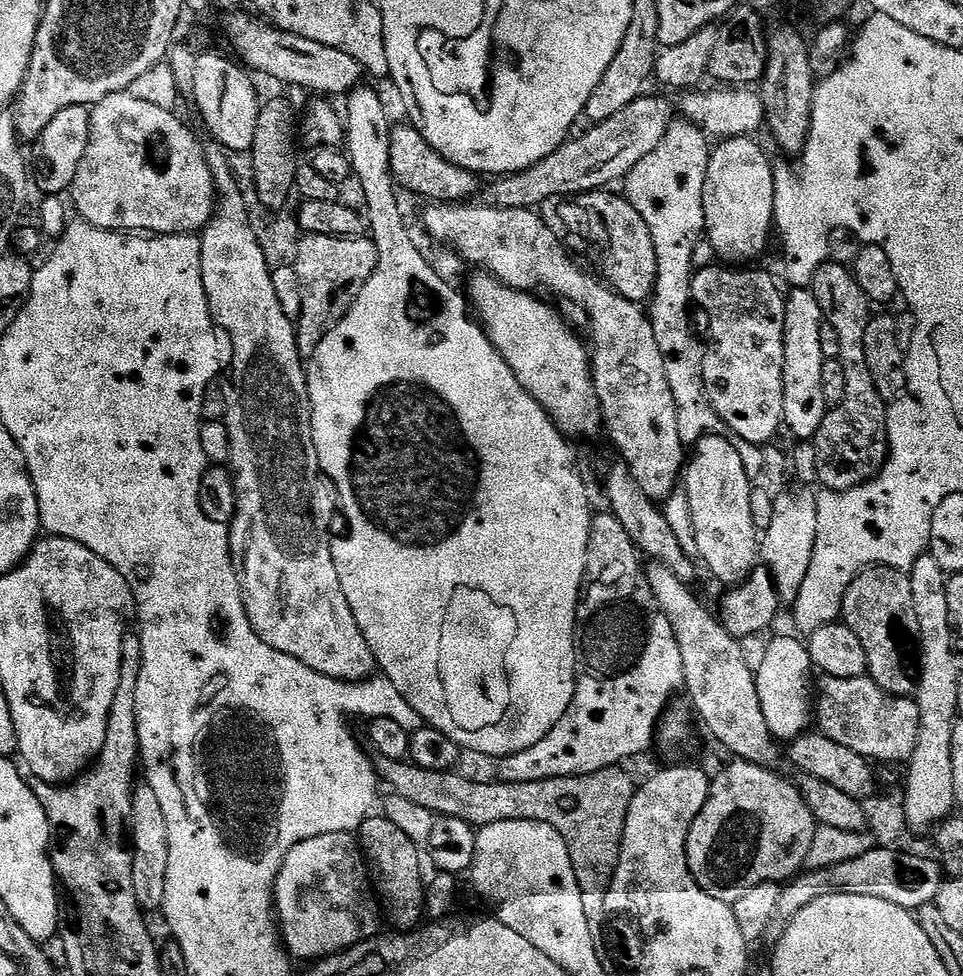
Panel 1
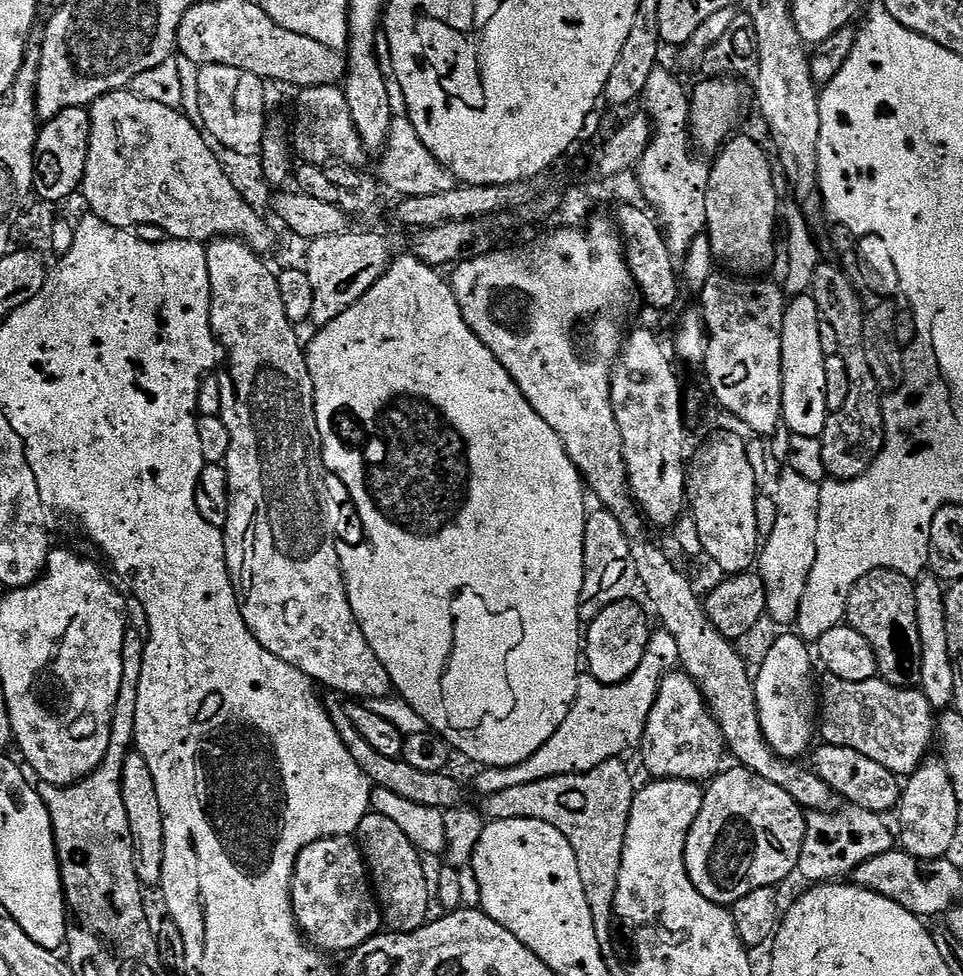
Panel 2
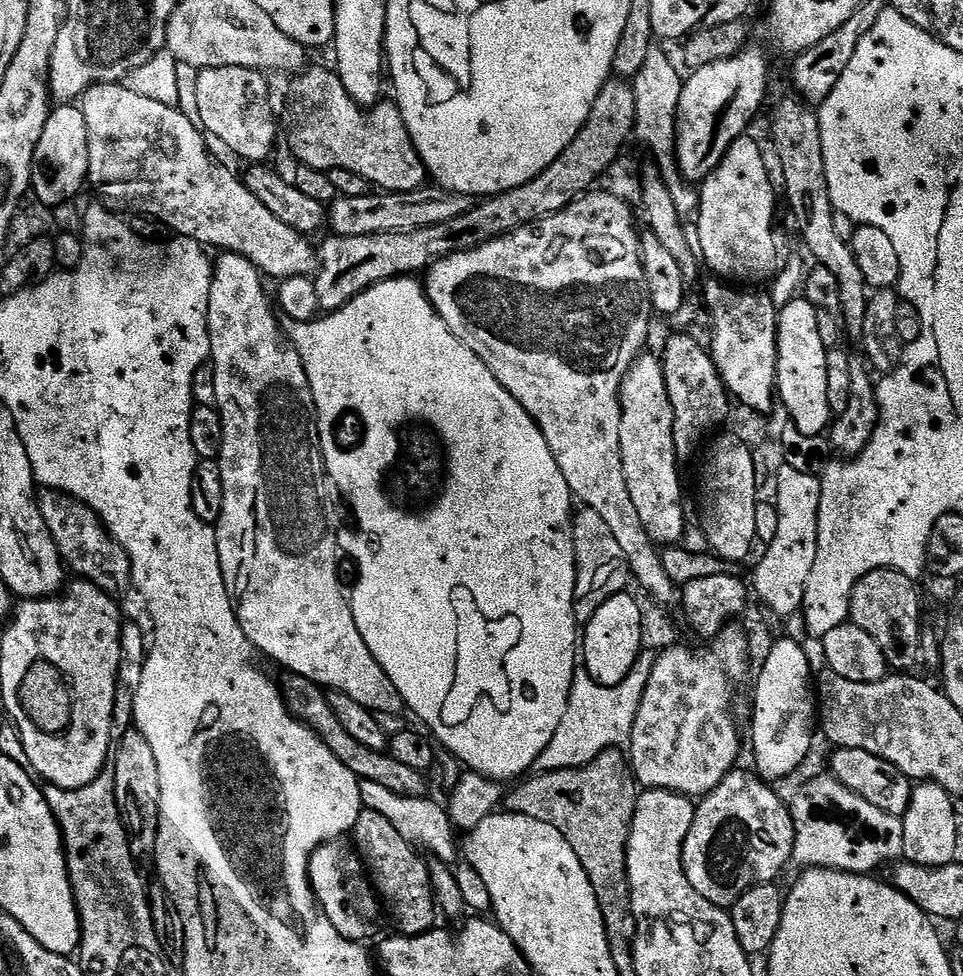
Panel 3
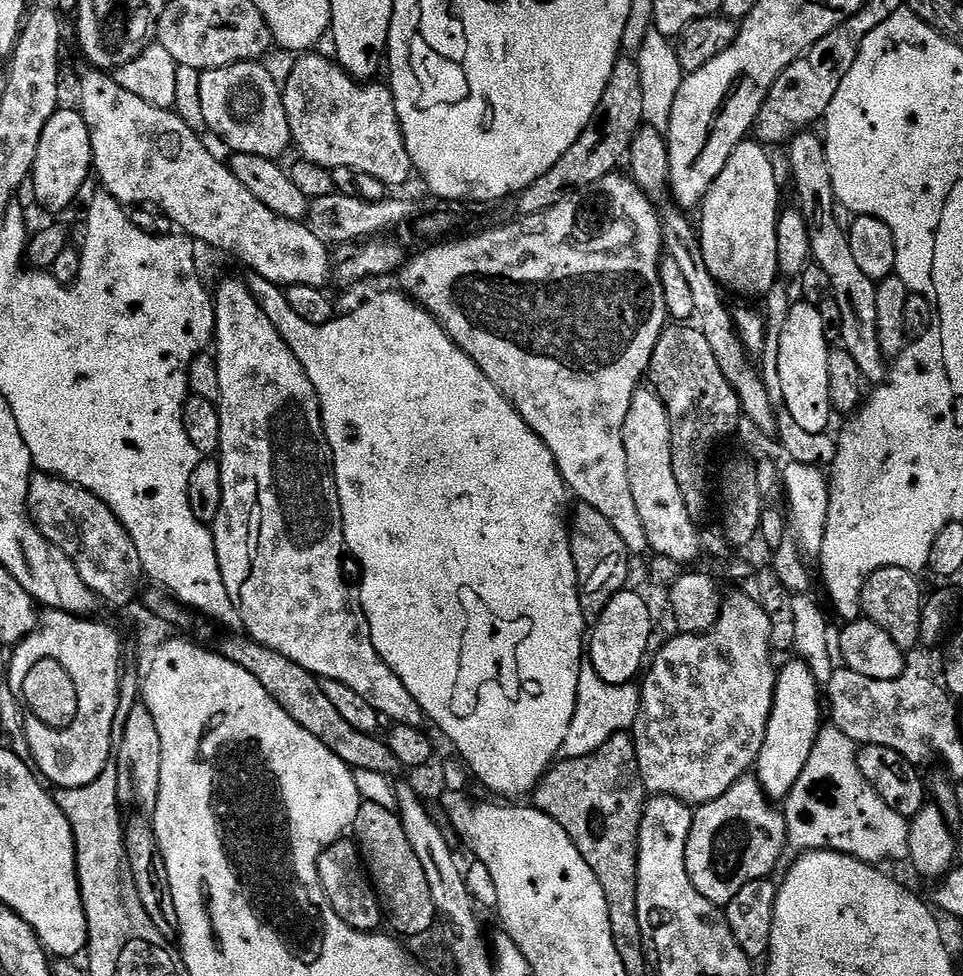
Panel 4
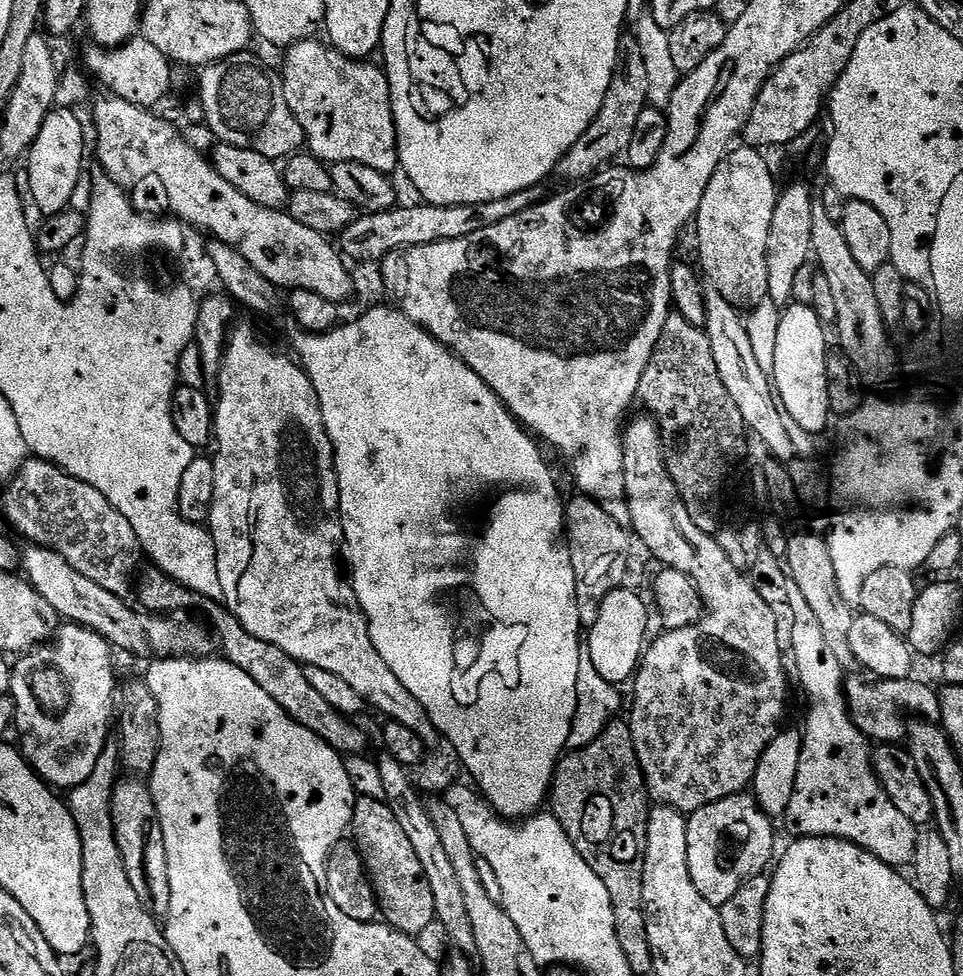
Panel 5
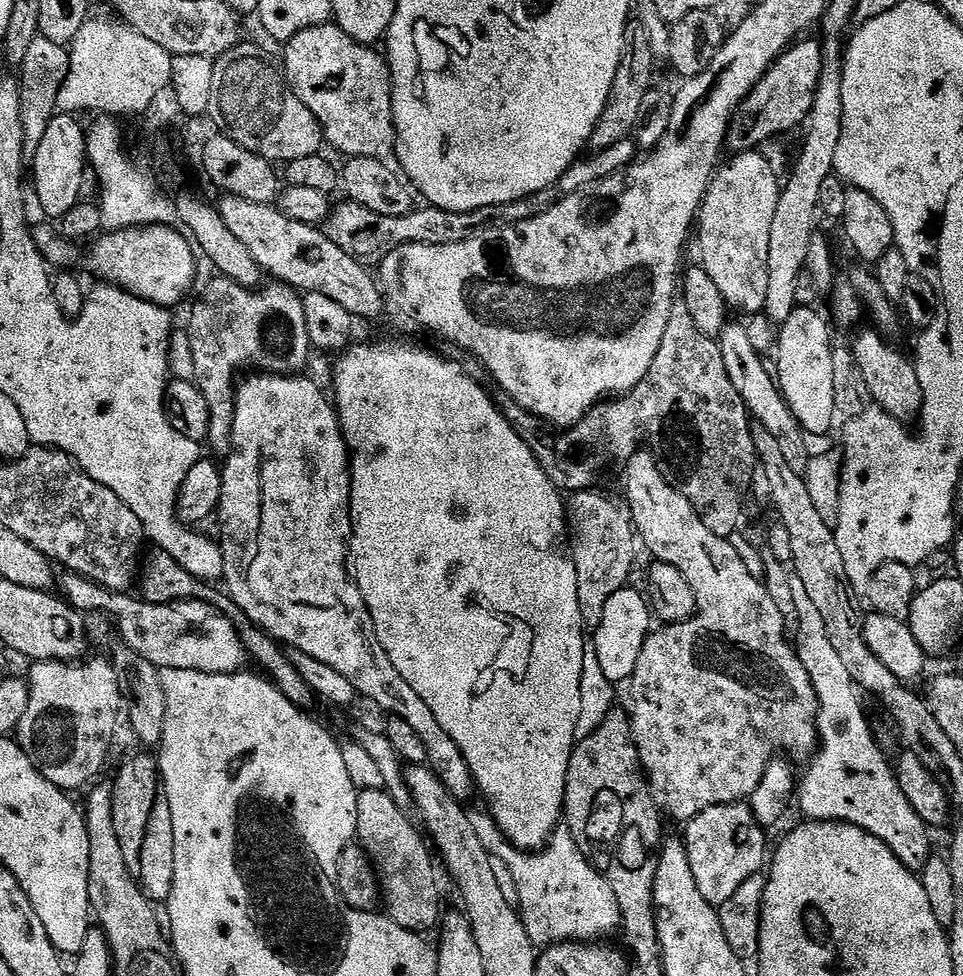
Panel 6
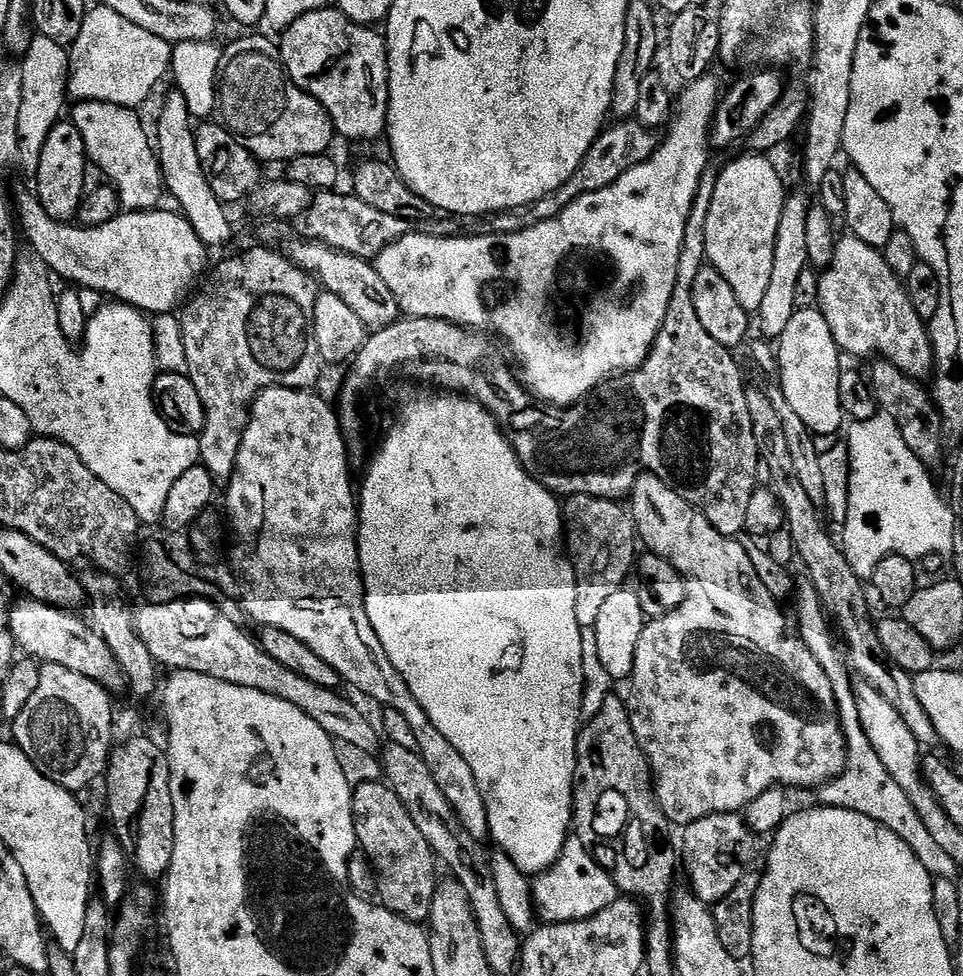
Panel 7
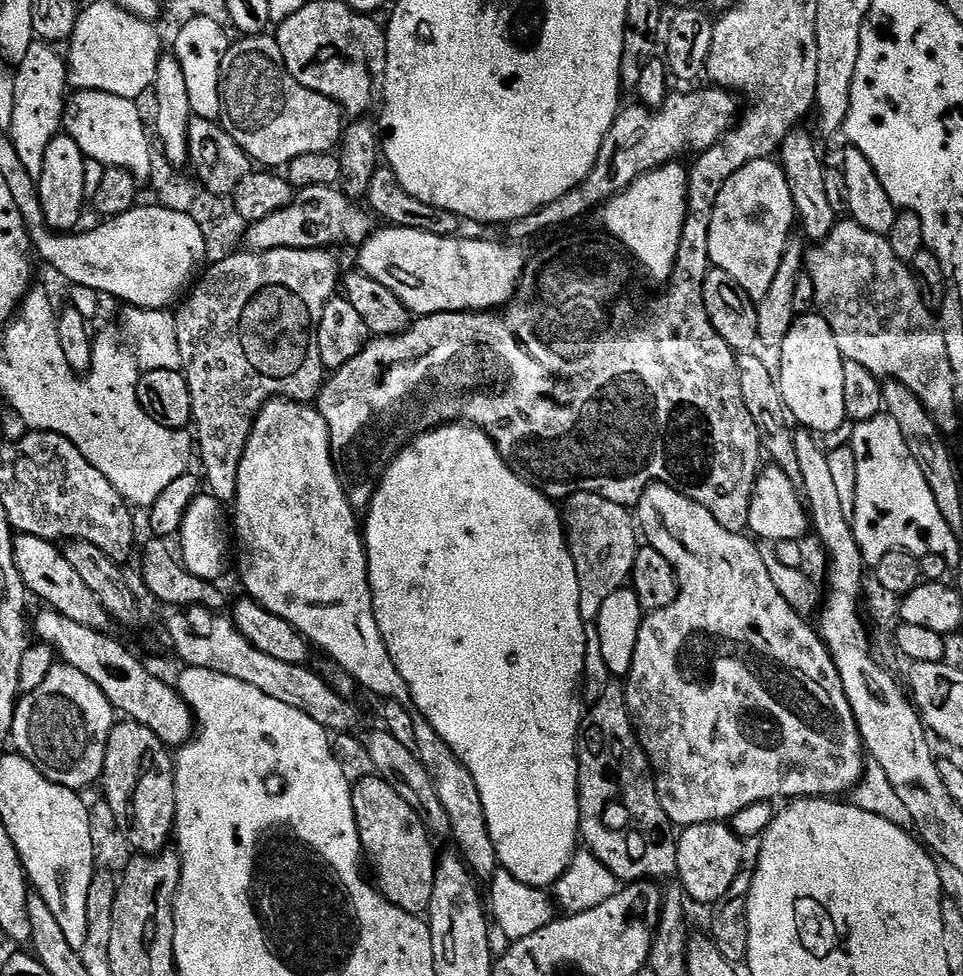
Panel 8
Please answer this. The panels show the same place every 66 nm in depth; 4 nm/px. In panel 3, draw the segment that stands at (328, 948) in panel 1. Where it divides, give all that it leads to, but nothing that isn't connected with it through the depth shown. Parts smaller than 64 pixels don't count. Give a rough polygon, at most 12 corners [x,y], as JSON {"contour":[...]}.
{"contour":[[320,845],[308,878],[338,934],[375,934],[382,904],[355,847]]}

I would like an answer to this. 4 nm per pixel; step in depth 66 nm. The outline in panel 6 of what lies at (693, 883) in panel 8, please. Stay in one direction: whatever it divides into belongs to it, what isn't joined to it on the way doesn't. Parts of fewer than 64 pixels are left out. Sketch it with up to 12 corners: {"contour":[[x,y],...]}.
{"contour":[[747,803],[710,806],[682,833],[702,894],[724,904],[765,867]]}

